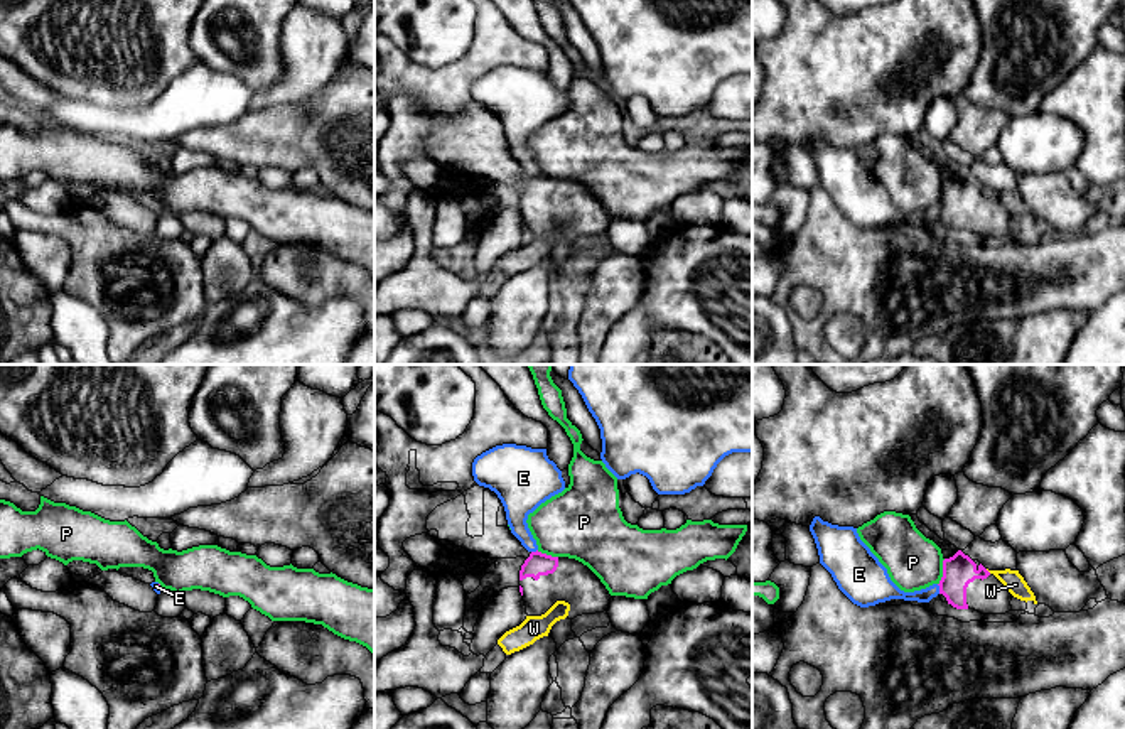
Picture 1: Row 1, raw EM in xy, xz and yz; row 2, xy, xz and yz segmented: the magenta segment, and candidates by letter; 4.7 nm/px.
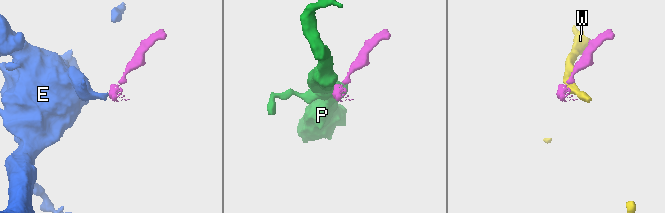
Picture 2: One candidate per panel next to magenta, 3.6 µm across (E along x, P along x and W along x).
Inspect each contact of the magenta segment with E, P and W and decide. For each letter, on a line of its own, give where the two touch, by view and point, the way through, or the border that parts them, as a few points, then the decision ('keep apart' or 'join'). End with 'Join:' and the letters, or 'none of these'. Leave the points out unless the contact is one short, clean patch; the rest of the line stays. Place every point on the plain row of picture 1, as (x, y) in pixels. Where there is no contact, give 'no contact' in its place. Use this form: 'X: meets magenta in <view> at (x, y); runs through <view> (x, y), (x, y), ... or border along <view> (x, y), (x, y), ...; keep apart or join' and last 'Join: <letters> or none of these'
E: meets magenta in yz at (940, 211); border along yz (936, 206), (940, 215); keep apart
P: meets magenta in yz at (943, 194); border along yz (945, 181), (938, 206); keep apart
W: meets magenta in yz at (987, 193); border along yz (985, 191), (990, 194); keep apart
Join: none of these

